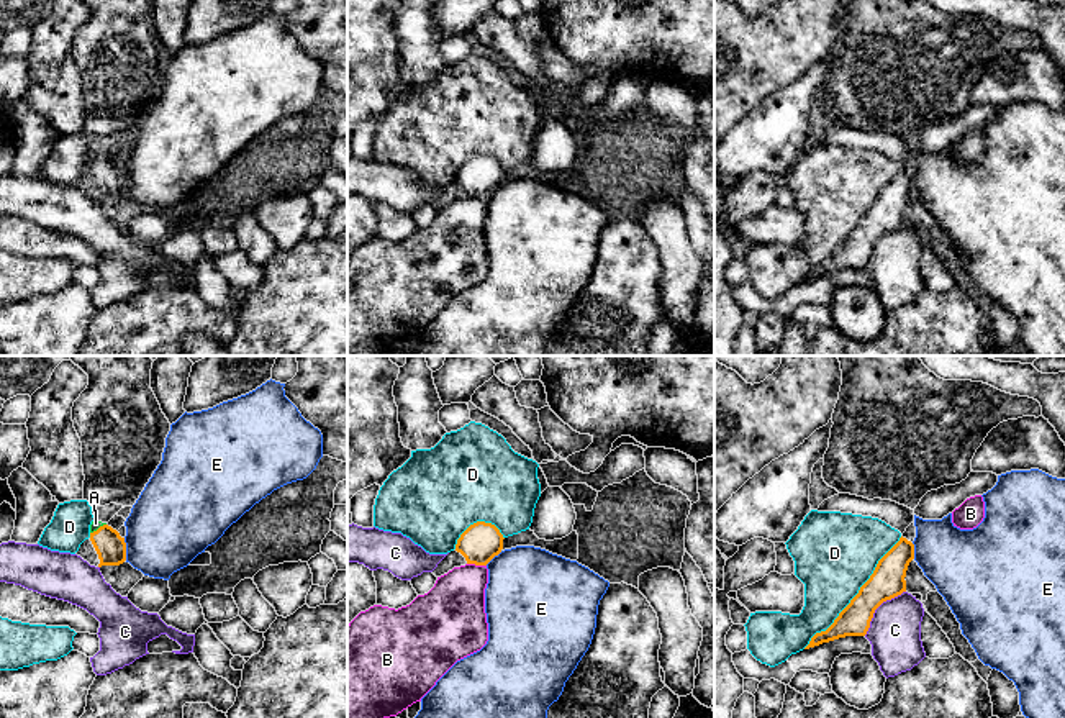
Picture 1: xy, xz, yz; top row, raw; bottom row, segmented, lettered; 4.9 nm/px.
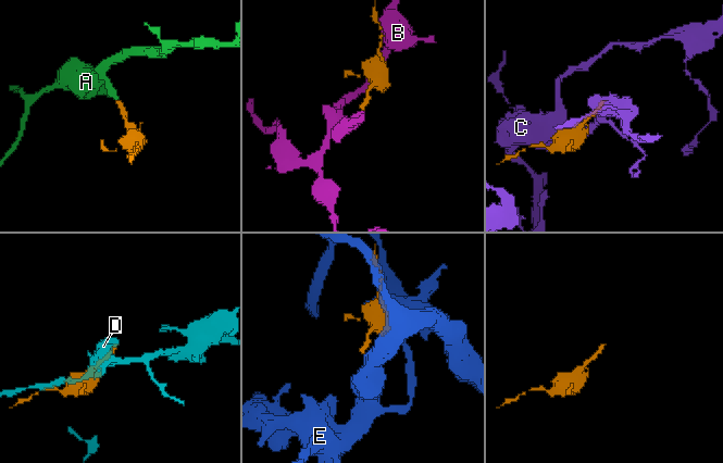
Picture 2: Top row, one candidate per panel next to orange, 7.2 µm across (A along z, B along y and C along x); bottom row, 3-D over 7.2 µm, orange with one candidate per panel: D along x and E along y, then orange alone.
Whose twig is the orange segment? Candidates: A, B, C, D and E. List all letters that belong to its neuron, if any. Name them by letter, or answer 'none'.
A

